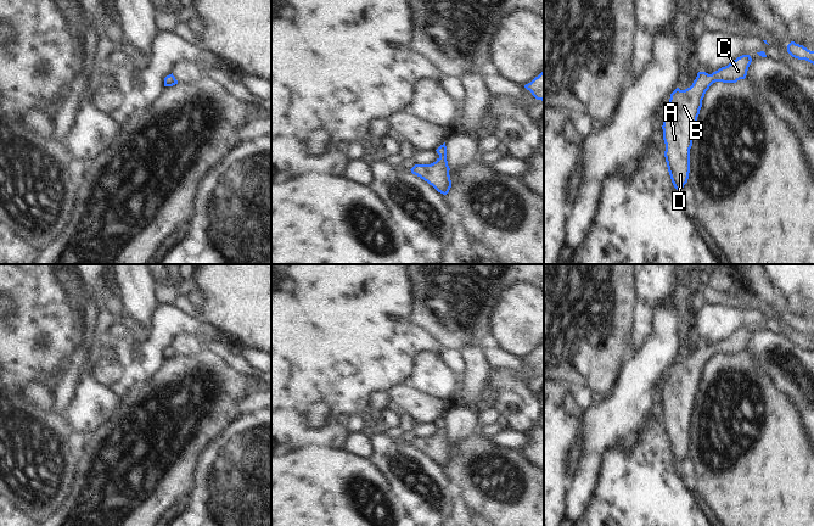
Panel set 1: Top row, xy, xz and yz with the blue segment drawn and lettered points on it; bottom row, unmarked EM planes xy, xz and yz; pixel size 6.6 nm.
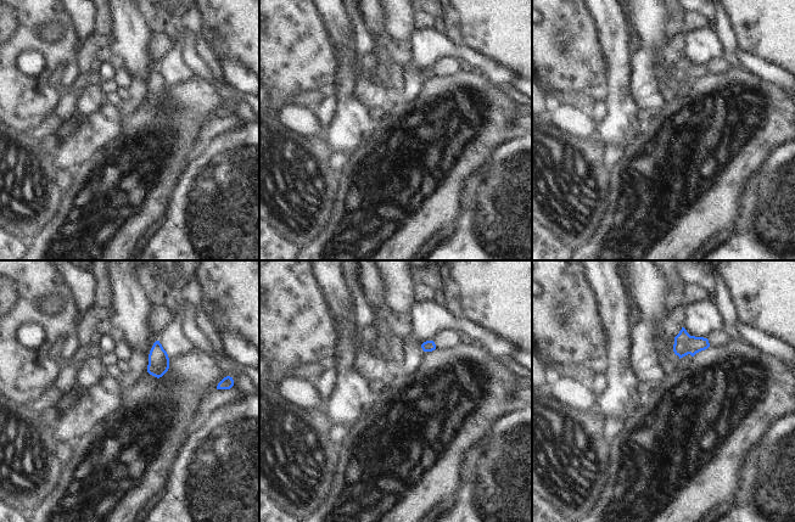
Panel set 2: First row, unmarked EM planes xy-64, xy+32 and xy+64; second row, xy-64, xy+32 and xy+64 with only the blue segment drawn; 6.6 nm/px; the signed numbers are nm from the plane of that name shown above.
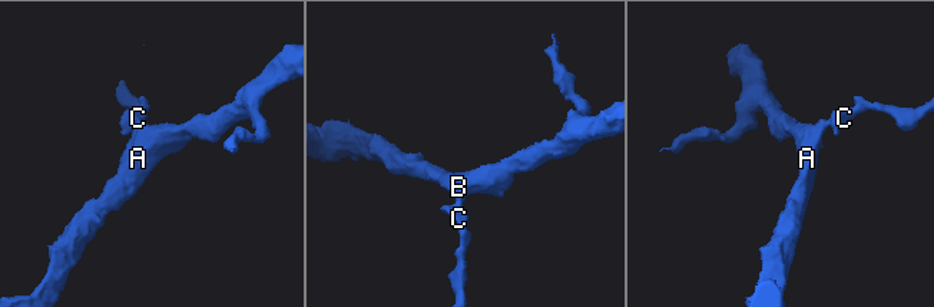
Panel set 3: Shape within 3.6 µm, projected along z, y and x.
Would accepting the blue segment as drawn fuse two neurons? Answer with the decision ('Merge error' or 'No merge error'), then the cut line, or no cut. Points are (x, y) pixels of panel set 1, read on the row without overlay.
No merge error. No split

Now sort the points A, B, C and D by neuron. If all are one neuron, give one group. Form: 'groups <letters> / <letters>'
groups A B C D

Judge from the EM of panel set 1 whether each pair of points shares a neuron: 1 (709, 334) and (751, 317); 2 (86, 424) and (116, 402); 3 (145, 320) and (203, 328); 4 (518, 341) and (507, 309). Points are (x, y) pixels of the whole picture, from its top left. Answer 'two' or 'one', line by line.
1: one
2: one
3: two
4: one

